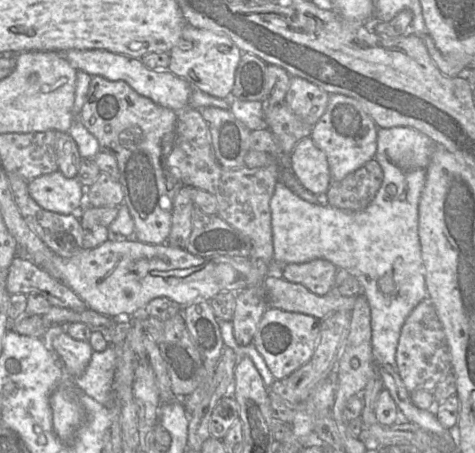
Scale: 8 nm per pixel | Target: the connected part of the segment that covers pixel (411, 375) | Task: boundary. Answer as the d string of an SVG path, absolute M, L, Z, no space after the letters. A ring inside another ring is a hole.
M429 298L421 301L407 317L396 350L397 371L410 392L433 391L436 385L452 373L447 339L437 312Z

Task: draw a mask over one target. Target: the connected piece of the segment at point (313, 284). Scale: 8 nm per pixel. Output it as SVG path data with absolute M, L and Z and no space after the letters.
M314 259L305 263L287 263L281 277L306 287L310 292L324 296L331 292L338 268L328 260Z

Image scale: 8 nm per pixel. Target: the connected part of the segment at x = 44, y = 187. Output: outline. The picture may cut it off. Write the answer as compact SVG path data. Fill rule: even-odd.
M59 171L28 181L28 191L43 209L63 215L77 215L86 204L86 188Z

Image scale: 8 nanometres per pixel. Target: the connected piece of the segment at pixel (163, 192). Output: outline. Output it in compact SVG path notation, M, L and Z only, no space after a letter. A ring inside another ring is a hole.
M91 76L79 118L94 135L100 151L113 155L118 164L118 182L134 221L134 237L147 244L167 243L172 225L173 199L185 184L168 167L177 112L139 95L125 81Z

